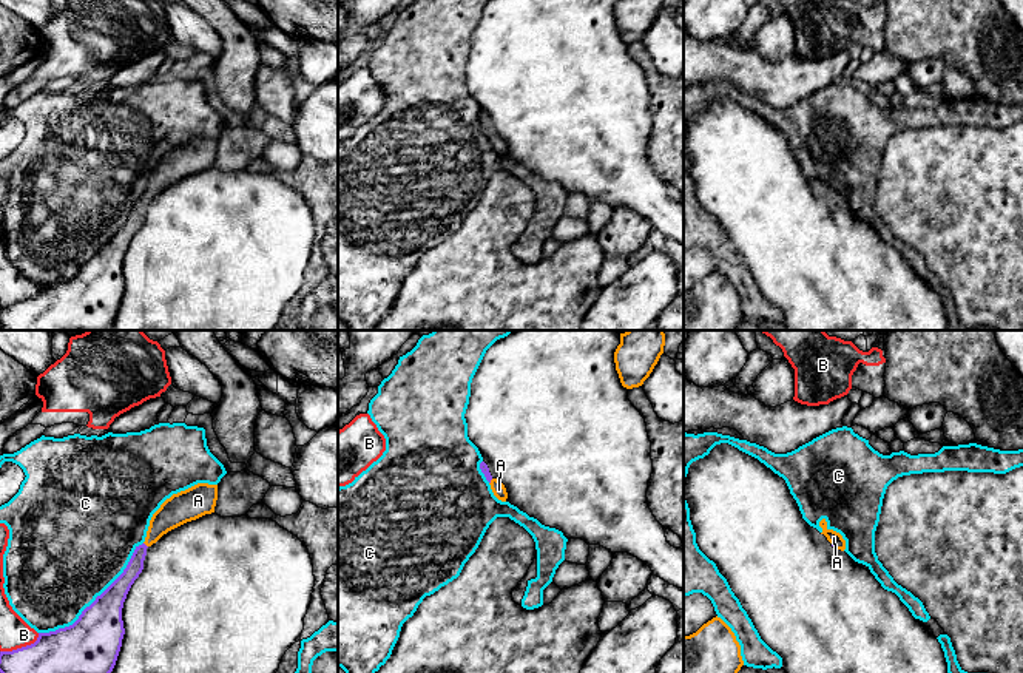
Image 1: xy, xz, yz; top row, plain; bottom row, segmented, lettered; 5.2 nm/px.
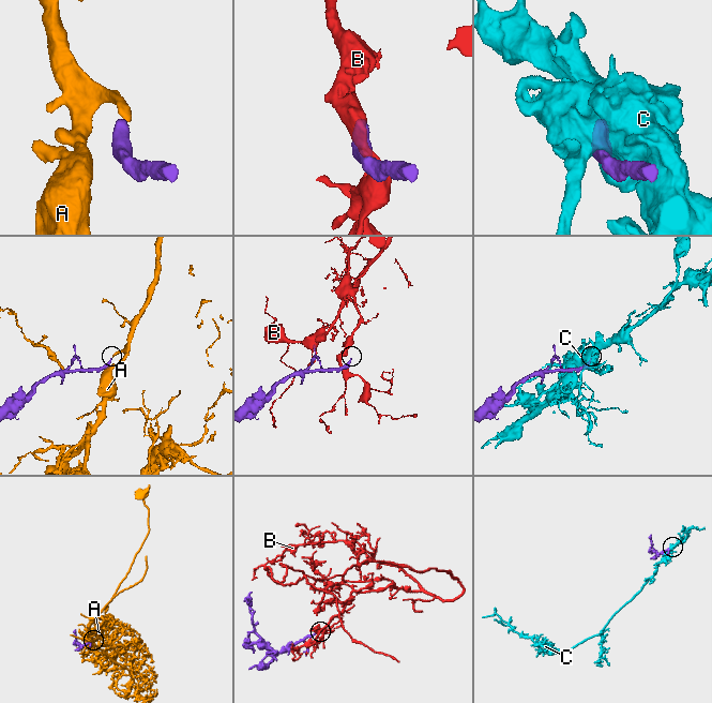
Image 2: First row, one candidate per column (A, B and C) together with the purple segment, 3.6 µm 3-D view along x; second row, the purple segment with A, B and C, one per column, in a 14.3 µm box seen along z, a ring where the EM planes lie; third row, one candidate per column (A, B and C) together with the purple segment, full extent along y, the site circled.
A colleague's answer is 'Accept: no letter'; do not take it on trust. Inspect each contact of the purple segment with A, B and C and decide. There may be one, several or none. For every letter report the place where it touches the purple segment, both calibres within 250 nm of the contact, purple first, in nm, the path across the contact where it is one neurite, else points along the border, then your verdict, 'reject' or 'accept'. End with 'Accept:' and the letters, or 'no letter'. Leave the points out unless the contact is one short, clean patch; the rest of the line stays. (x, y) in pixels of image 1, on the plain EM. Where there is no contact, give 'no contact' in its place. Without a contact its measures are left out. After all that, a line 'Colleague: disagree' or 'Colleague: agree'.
A: meets purple in xy at (145, 199); 90 nm thick on the purple side, 160 nm on the other; runs through xy (122, 238), (145, 199), (178, 164); accept
B: meets purple in xy at (22, 301); 440 nm thick on the purple side, 160 nm on the other; reject
C: meets purple in xy at (96, 253); 300 nm thick on the purple side, 480 nm on the other; reject
Accept: A
Colleague: disagree

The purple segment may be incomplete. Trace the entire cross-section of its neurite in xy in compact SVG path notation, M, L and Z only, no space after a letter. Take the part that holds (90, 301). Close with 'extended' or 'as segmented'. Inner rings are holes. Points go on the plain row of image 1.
M198 137L173 148L153 168L145 196L136 201L123 227L65 282L39 287L34 298L0 306L3 330L110 330L125 289L122 262L143 224L147 202L168 185L214 167L218 139Z | extended

